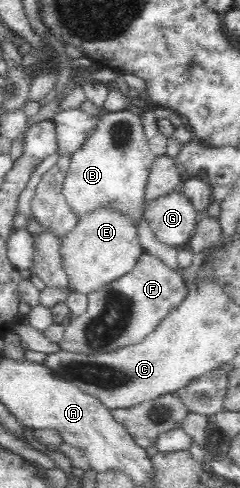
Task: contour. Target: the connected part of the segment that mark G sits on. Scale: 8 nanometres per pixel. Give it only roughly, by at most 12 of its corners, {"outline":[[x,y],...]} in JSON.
{"outline":[[176,191],[146,202],[154,239],[187,245],[200,220]]}

